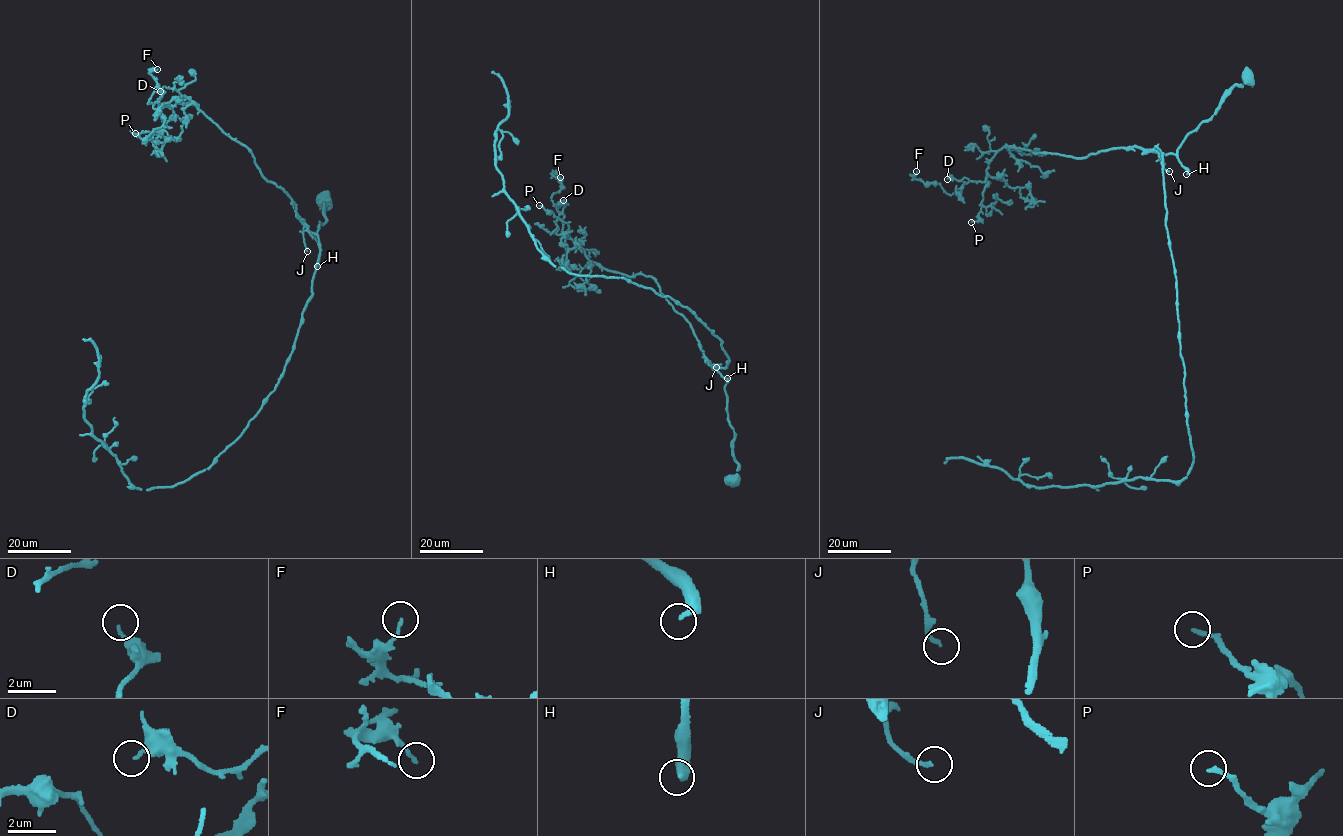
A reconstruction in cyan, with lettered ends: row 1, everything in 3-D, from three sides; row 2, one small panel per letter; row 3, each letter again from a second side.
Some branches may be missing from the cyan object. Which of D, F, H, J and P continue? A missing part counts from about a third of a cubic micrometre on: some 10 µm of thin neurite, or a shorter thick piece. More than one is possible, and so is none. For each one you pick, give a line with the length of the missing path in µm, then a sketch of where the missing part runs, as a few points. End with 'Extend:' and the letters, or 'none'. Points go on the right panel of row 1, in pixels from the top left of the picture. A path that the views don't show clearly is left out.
Extend: none

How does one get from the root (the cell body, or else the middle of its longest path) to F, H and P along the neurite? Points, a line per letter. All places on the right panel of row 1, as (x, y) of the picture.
F: (1247, 79), (1174, 154), (1132, 146), (1078, 158), (1004, 147), (985, 179), (952, 194), (916, 178), (916, 171)
H: (1247, 79), (1243, 86), (1235, 85), (1217, 111), (1187, 135), (1178, 149), (1177, 158), (1187, 170), (1186, 174)
P: (1247, 79), (1235, 85), (1174, 154), (1132, 146), (1078, 158), (1000, 148), (986, 169), (978, 220), (971, 222)

